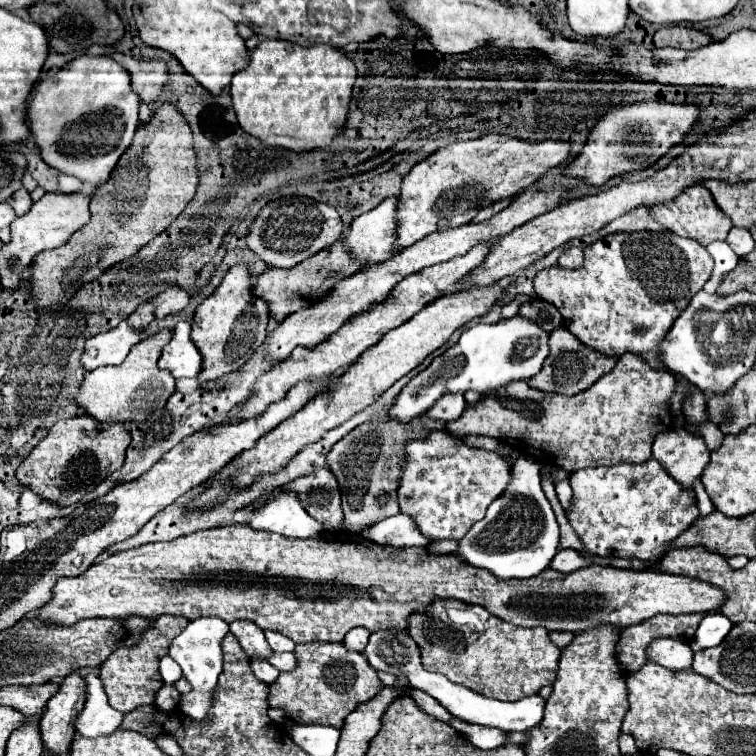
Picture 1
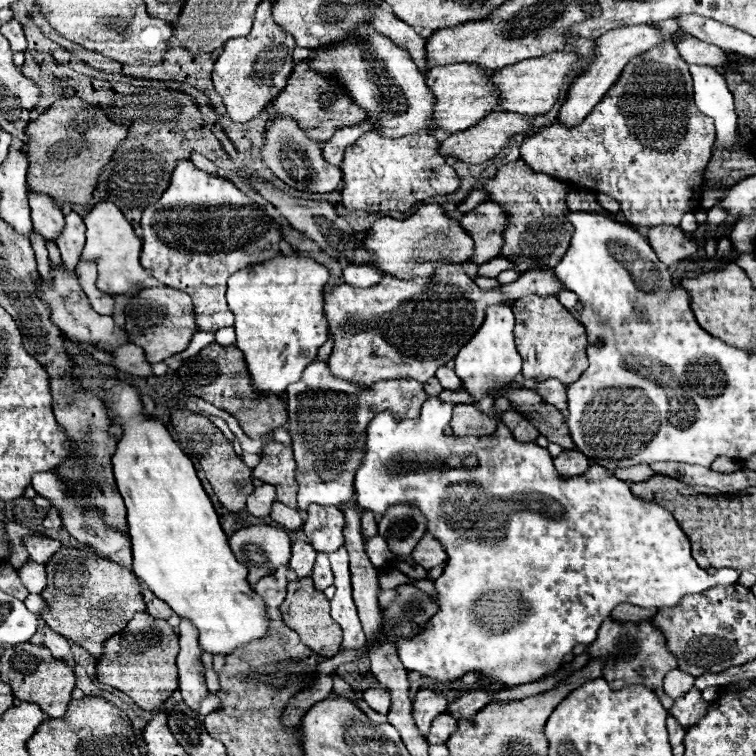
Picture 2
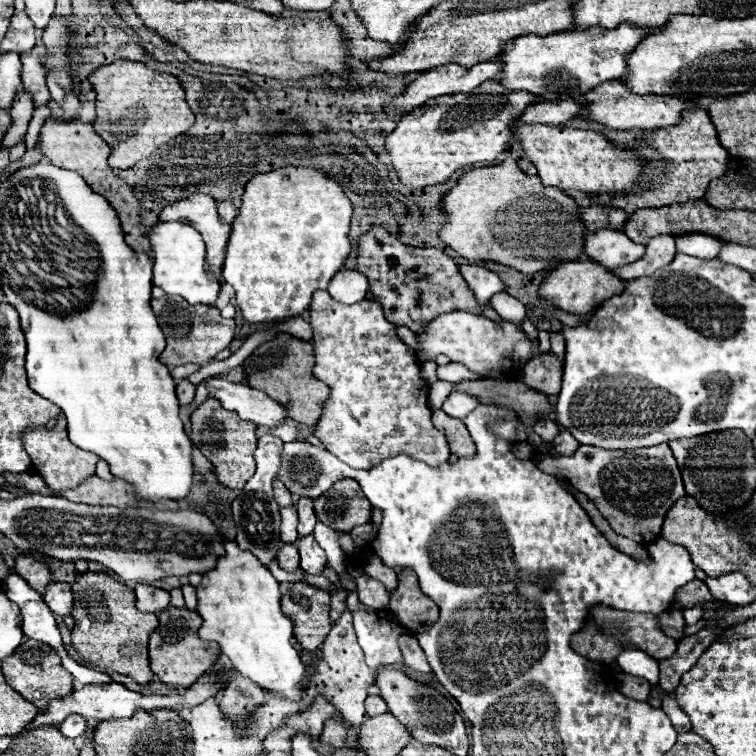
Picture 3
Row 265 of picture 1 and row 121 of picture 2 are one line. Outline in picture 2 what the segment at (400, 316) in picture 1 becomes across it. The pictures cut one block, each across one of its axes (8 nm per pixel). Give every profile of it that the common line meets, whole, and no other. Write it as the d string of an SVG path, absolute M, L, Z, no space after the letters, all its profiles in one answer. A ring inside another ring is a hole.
M460 62L460 64L446 64L446 66L434 66L426 74L426 84L436 96L436 108L434 108L434 120L442 132L454 134L460 130L466 130L470 126L476 126L478 120L494 112L500 104L500 96L492 84L492 70L486 70L478 64Z

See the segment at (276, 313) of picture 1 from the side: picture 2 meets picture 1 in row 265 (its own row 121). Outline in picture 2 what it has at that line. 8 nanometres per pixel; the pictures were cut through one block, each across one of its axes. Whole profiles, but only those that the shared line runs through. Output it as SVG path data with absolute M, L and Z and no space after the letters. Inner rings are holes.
M302 60L296 64L292 76L288 78L286 88L274 100L274 116L276 114L294 116L294 120L298 120L298 124L302 124L302 128L306 128L308 136L314 136L314 140L322 140L322 142L328 140L330 136L334 136L334 132L338 128L350 126L350 124L360 124L362 120L366 120L366 110L360 108L346 94L344 86L338 84L338 80L332 76L324 76L324 74L312 70L310 60Z

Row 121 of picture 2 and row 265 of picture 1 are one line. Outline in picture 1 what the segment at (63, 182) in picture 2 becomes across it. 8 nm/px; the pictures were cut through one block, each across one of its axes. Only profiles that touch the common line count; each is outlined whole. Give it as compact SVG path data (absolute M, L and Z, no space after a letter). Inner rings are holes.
M164 102L150 118L150 122L140 124L132 144L126 148L122 158L118 160L116 168L110 174L110 180L98 186L96 194L90 200L90 222L76 230L66 244L54 250L46 250L34 258L34 272L32 272L32 294L38 306L66 306L74 292L90 280L96 280L106 268L114 266L136 254L142 246L150 242L150 238L158 236L160 232L170 226L170 222L186 208L186 204L194 198L196 186L200 182L200 170L196 166L196 150L194 150L192 130L178 112L172 102Z

